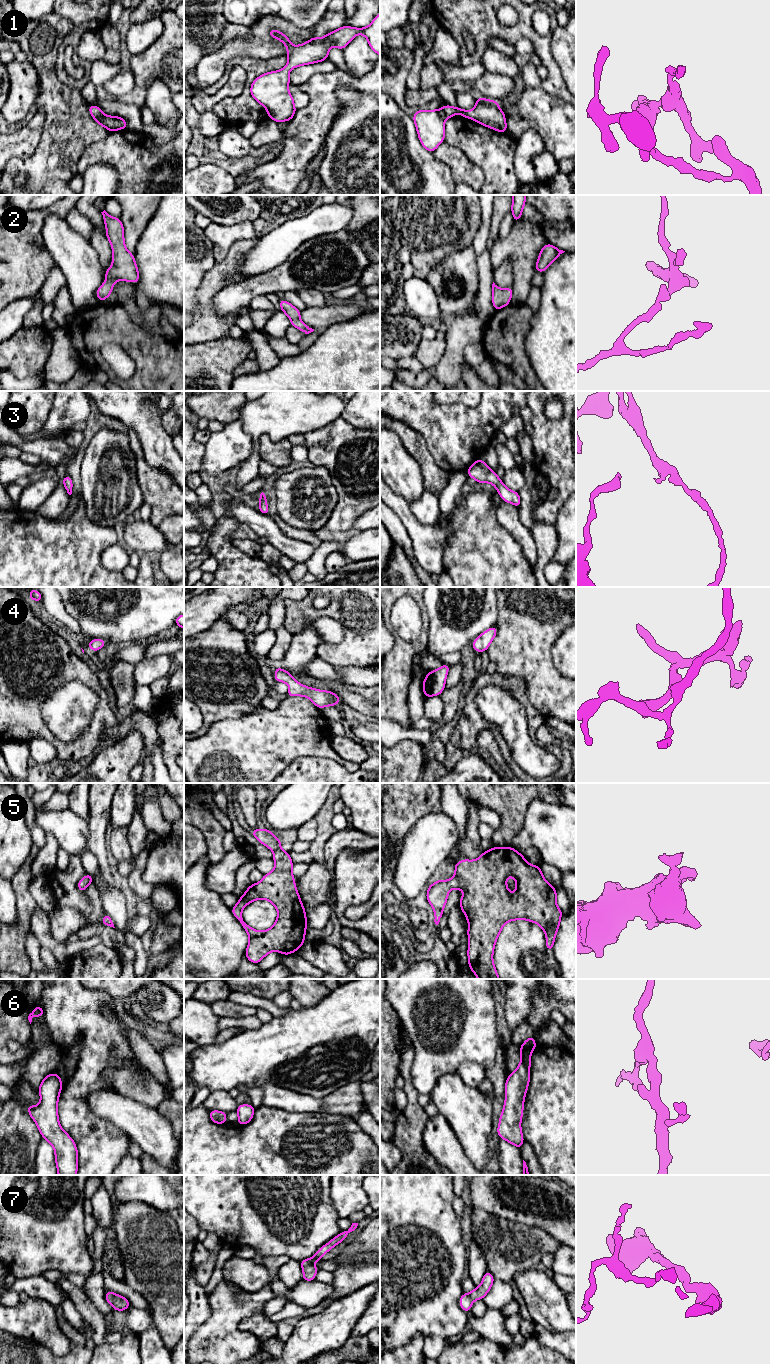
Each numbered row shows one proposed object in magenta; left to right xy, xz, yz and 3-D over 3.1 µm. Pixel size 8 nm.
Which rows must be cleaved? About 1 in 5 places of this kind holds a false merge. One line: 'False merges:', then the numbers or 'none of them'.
False merges: none of them

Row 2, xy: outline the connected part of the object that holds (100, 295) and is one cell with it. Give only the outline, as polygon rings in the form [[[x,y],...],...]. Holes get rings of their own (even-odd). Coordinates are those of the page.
[[[105,210],[101,212],[106,226],[106,237],[110,241],[113,257],[112,266],[105,270],[106,281],[96,291],[98,300],[105,301],[111,296],[117,280],[137,283],[140,280],[134,254],[125,247],[124,227],[120,218],[111,217]]]

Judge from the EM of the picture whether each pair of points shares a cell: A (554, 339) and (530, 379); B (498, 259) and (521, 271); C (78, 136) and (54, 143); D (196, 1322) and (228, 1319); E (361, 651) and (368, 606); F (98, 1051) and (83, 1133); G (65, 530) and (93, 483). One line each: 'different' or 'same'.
A: different
B: same
C: same
D: different
E: same
F: same
G: different

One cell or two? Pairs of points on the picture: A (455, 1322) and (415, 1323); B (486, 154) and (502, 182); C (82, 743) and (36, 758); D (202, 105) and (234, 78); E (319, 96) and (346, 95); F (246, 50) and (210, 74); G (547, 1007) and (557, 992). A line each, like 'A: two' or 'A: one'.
A: one
B: one
C: two
D: one
E: two
F: one
G: two

